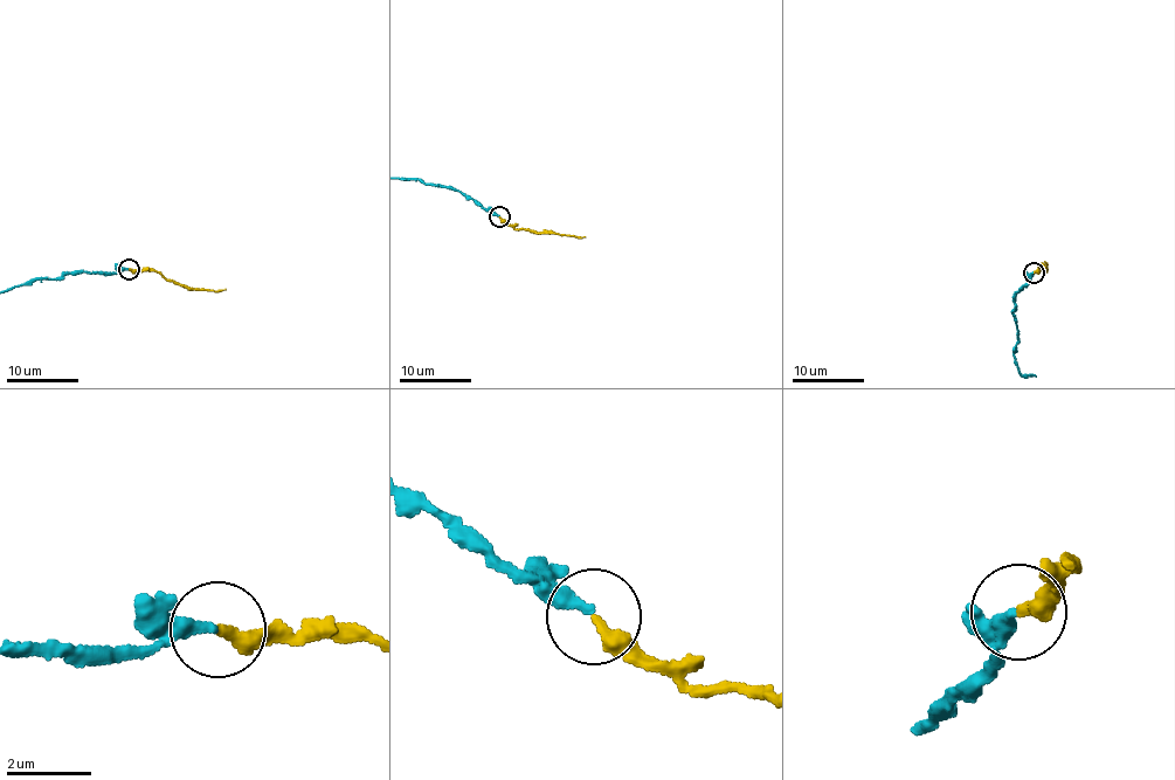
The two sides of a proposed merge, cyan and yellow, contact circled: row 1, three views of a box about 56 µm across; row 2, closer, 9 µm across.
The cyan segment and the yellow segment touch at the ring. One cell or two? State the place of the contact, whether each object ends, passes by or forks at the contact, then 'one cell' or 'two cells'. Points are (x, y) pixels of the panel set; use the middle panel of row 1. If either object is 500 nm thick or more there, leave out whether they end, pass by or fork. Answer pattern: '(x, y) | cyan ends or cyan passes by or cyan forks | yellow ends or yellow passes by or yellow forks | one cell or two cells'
(499, 216) | cyan ends | yellow ends | one cell

